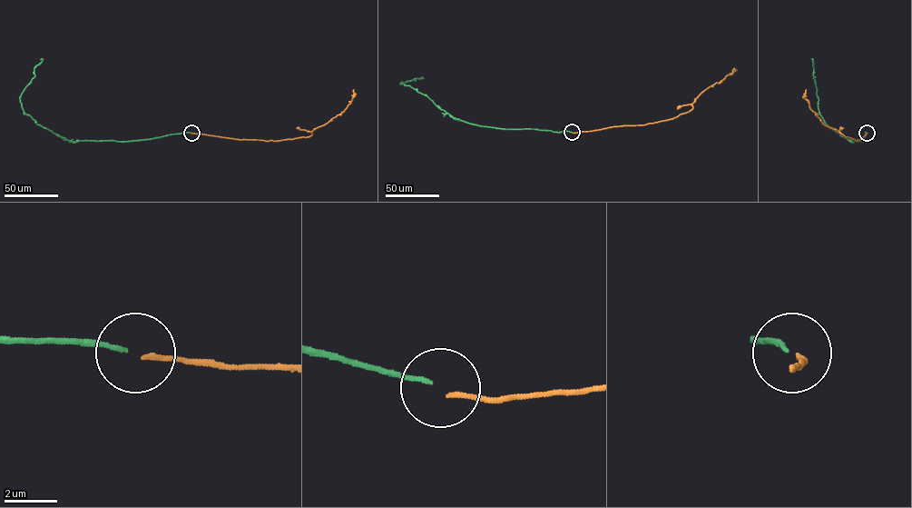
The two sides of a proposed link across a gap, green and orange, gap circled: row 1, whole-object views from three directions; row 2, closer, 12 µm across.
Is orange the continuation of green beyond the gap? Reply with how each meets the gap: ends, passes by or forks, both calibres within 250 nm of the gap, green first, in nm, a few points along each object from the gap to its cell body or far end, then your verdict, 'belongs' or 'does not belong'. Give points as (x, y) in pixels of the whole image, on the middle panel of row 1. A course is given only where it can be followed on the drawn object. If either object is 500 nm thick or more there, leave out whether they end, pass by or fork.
green ends there; orange ends there; 150 nm thick on the green side, 190 nm on the other; green runs (572, 132), (498, 128), (454, 119), (426, 95), (400, 84), (423, 78), (421, 77); orange runs (572, 133), (672, 119), (692, 109), (691, 104), (704, 91), (734, 72); does not belong

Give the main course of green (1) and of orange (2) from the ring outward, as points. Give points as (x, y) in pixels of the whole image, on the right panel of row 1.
1: (867, 133), (863, 142), (849, 142), (824, 122), (818, 106), (812, 59)
2: (867, 133), (857, 141), (825, 125), (804, 96), (806, 89)

